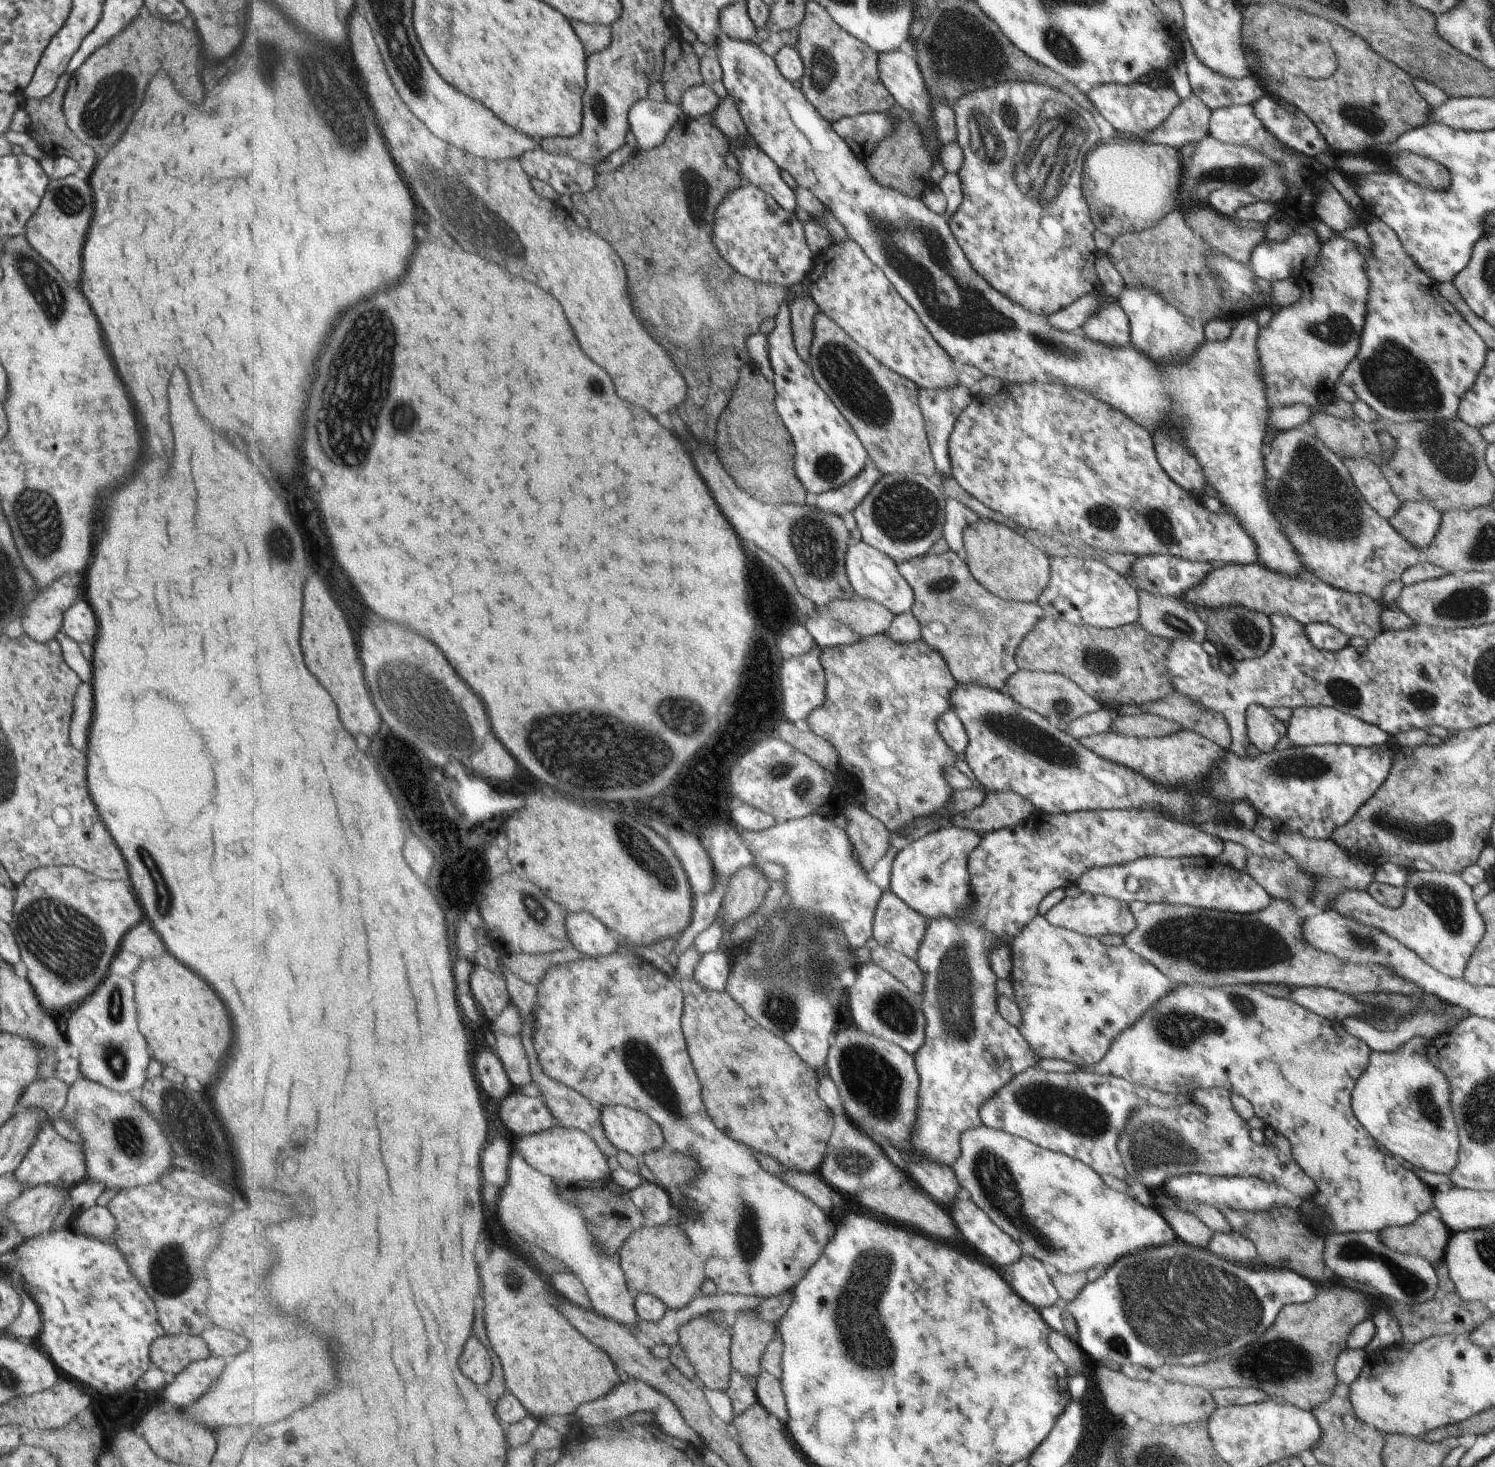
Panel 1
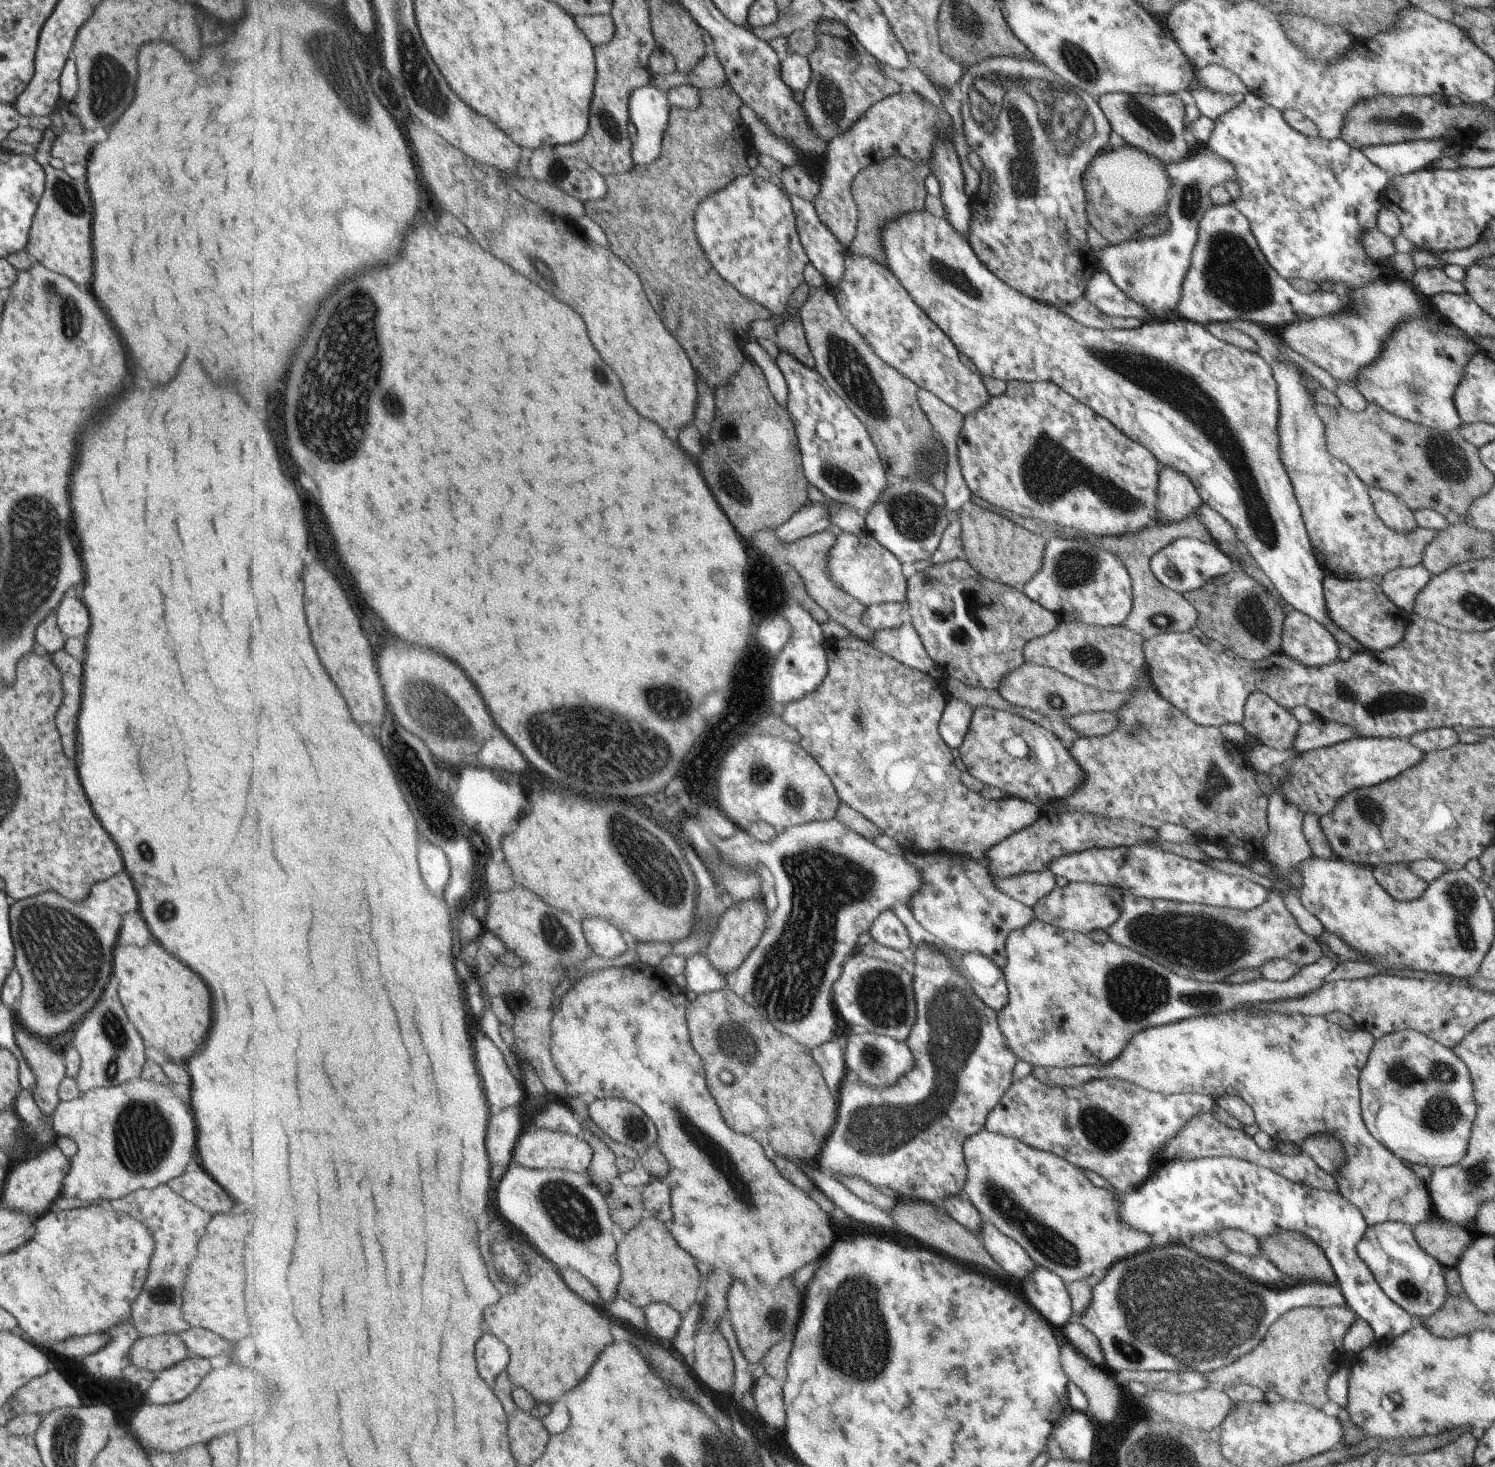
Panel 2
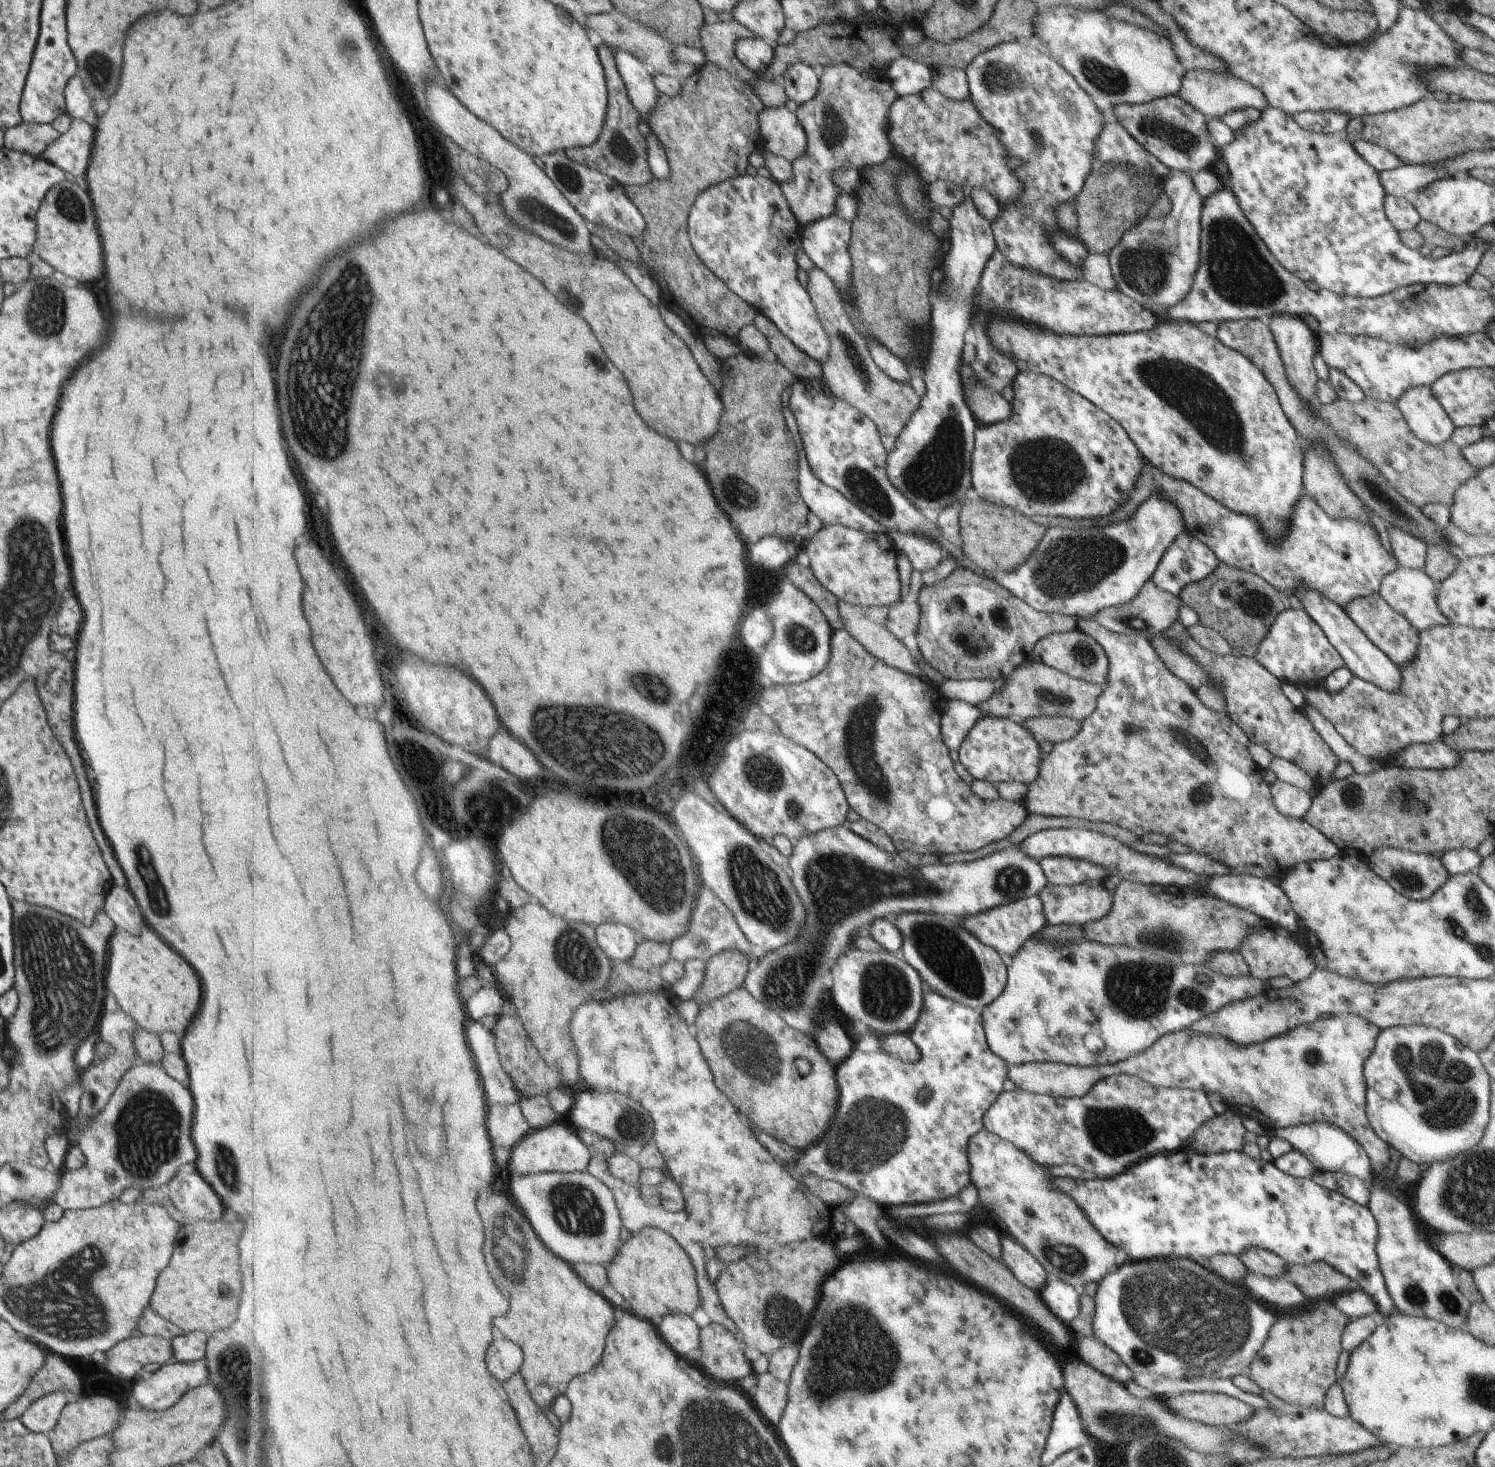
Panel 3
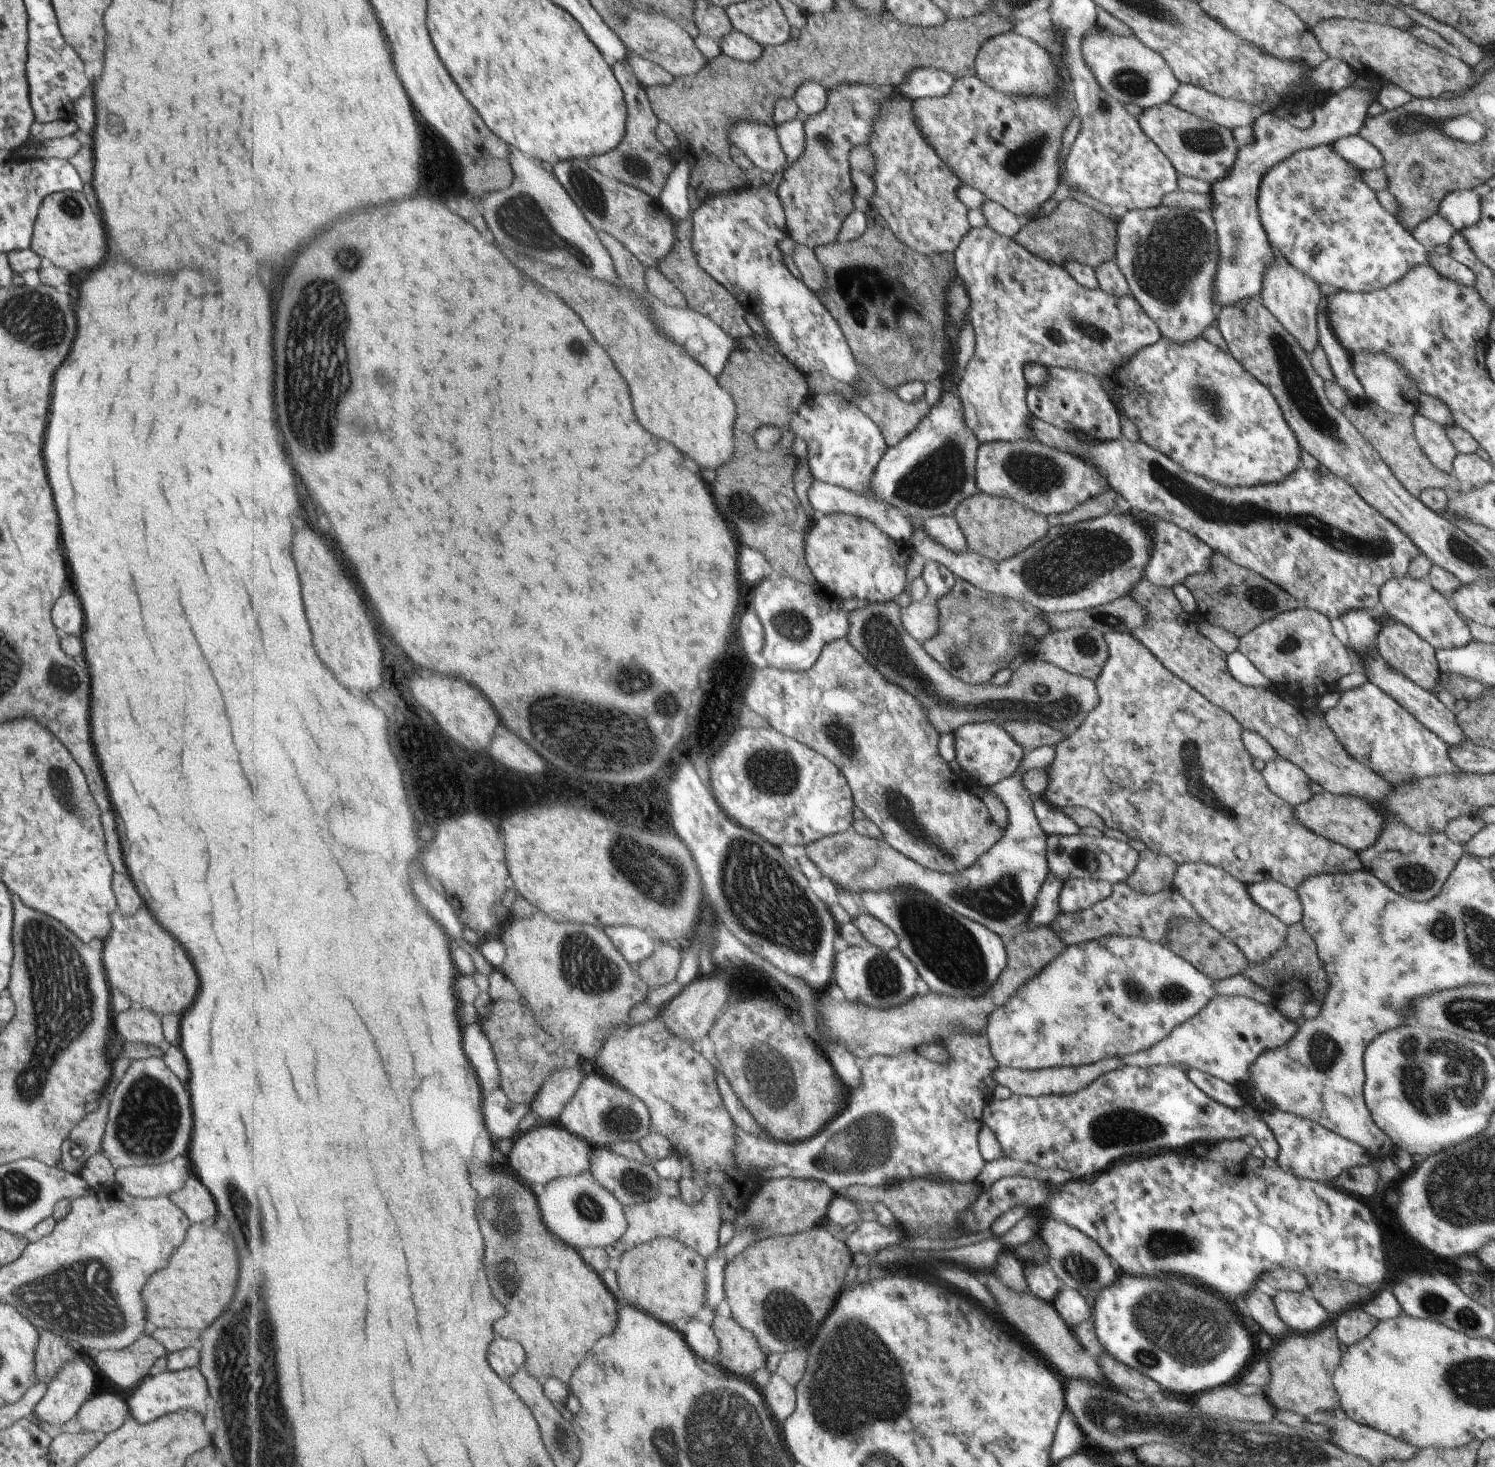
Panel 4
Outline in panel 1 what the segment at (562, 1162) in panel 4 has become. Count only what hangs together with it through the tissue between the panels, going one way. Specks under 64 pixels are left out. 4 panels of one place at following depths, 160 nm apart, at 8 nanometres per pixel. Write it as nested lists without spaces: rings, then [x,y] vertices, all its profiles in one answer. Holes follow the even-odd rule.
[[[559,1124],[543,1132],[526,1134],[517,1140],[514,1151],[519,1151],[537,1170],[555,1178],[557,1182],[569,1185],[611,1177],[611,1170],[615,1166],[607,1160],[606,1154],[588,1132]]]

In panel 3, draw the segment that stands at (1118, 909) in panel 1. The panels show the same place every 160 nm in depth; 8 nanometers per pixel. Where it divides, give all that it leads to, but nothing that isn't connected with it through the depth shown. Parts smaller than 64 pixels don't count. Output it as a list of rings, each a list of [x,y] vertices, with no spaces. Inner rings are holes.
[[[1090,880],[1071,886],[1046,884],[1038,894],[1049,925],[1085,925],[1103,918],[1113,906],[1112,885],[1103,880]]]

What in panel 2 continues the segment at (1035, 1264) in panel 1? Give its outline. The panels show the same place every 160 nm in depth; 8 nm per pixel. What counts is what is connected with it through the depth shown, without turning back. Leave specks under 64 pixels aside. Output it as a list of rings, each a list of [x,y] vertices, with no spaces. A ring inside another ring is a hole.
[[[1181,1243],[1151,1248],[1145,1249],[1145,1254],[1135,1254],[1133,1258],[1116,1262],[1117,1266],[1108,1270],[1100,1282],[1092,1287],[1091,1304],[1078,1317],[1072,1314],[1064,1282],[1050,1270],[1036,1265],[1032,1273],[1025,1275],[1020,1282],[1021,1292],[1027,1302],[1051,1326],[1063,1326],[1071,1318],[1075,1318],[1075,1322],[1081,1323],[1095,1335],[1104,1356],[1104,1364],[1113,1373],[1118,1385],[1126,1386],[1133,1380],[1142,1383],[1148,1389],[1170,1393],[1186,1393],[1209,1387],[1211,1385],[1206,1381],[1204,1372],[1225,1367],[1236,1358],[1243,1357],[1255,1349],[1267,1336],[1269,1328],[1275,1324],[1277,1318],[1288,1310],[1345,1305],[1344,1298],[1335,1285],[1317,1281],[1289,1281],[1282,1286],[1268,1287],[1252,1281],[1219,1261],[1197,1256],[1193,1250],[1181,1246]]]

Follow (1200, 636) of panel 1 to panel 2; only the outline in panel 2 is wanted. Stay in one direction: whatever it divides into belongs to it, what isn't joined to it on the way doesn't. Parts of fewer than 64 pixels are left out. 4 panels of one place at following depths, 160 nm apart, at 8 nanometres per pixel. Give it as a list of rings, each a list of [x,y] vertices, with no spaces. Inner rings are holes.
[[[1198,509],[1193,510],[1191,514],[1177,522],[1153,525],[1137,533],[1117,536],[1087,536],[1082,533],[1082,537],[1079,537],[1098,550],[1106,550],[1116,555],[1123,563],[1131,579],[1132,606],[1130,613],[1124,618],[1121,625],[1140,634],[1144,640],[1165,633],[1189,632],[1194,626],[1195,620],[1198,619],[1195,608],[1181,594],[1164,587],[1153,576],[1149,566],[1150,558],[1155,553],[1165,548],[1172,540],[1182,537],[1196,539],[1205,544],[1212,542],[1208,530],[1198,521]]]

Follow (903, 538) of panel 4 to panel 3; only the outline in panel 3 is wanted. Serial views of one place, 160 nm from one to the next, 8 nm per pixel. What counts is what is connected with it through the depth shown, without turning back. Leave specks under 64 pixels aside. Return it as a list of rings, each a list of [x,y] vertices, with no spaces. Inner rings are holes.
[[[804,455],[800,460],[800,493],[811,512],[817,515],[825,526],[843,525],[866,533],[885,534],[889,531],[854,501],[819,480]]]

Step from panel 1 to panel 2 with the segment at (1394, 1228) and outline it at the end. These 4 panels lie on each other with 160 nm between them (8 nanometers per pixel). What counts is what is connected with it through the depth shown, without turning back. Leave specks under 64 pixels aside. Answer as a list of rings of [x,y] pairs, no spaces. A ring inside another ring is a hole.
[[[1439,1216],[1413,1225],[1411,1230],[1417,1246],[1443,1268],[1454,1267],[1459,1261],[1460,1254],[1475,1238],[1475,1233],[1470,1228],[1445,1222],[1445,1219]]]

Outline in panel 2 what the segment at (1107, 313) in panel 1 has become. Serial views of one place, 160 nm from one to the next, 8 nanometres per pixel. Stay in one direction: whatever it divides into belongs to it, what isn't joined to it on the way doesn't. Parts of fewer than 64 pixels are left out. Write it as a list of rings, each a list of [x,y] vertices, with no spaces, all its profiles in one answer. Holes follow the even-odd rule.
[[[1084,296],[1072,302],[1071,305],[1065,305],[1059,310],[1074,321],[1080,322],[1086,327],[1099,329],[1100,331],[1111,329],[1137,329],[1143,324],[1142,320],[1136,318],[1110,317],[1109,315],[1104,315],[1089,305],[1084,299]]]

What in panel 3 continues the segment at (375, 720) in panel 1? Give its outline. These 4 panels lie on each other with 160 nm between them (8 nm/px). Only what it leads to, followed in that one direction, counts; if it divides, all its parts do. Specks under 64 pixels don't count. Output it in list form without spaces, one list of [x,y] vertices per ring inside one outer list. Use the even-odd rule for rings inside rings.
[[[299,546],[297,562],[305,574],[305,618],[313,626],[313,642],[317,654],[325,662],[337,688],[355,704],[365,708],[383,708],[385,704],[385,682],[375,658],[375,642],[369,636],[363,614],[357,606],[355,596],[347,588],[345,580],[339,578],[333,564],[323,556],[319,546]]]

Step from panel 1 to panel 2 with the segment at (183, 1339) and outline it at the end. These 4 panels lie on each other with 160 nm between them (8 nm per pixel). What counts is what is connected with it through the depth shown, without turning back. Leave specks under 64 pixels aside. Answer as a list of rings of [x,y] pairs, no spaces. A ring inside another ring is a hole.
[[[176,1334],[139,1337],[130,1346],[131,1369],[161,1372],[189,1356],[185,1343]]]

